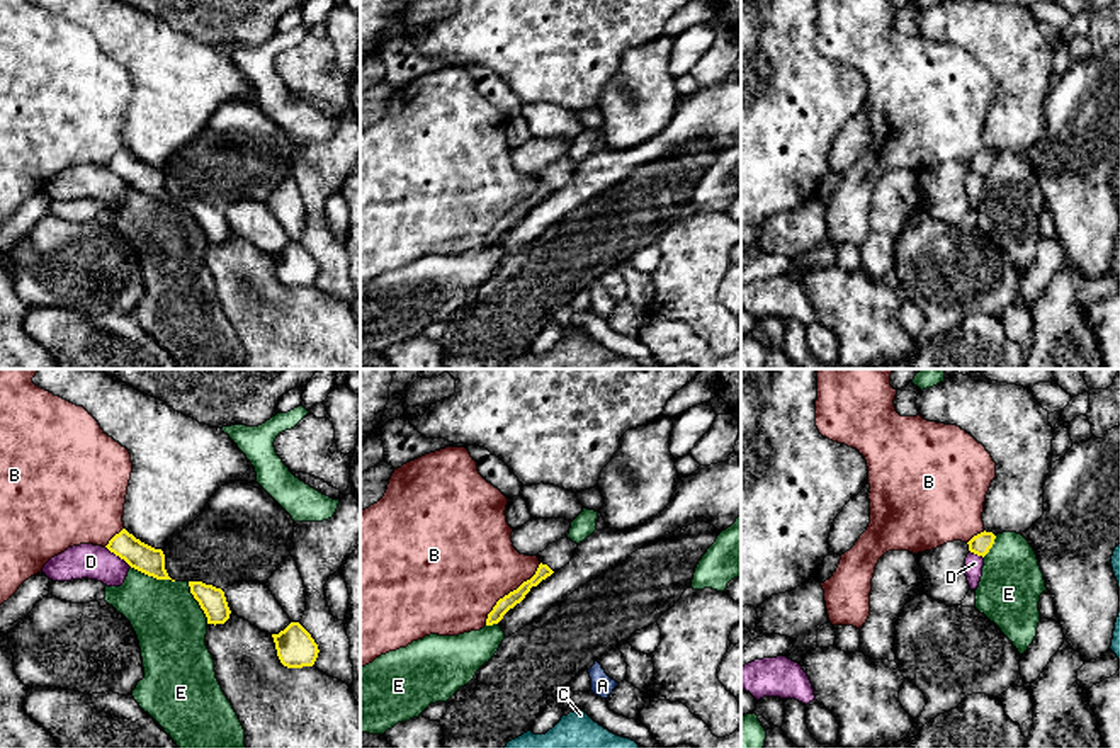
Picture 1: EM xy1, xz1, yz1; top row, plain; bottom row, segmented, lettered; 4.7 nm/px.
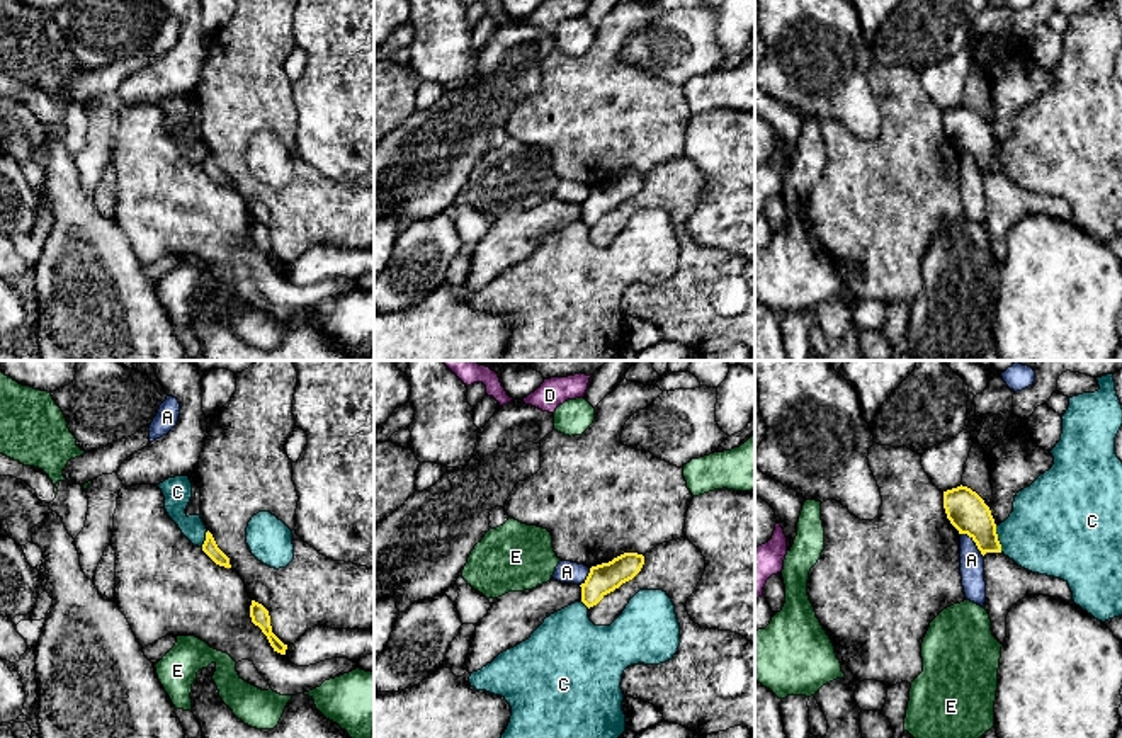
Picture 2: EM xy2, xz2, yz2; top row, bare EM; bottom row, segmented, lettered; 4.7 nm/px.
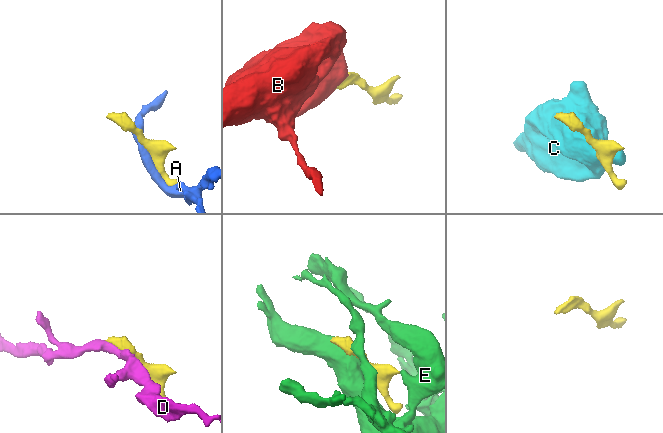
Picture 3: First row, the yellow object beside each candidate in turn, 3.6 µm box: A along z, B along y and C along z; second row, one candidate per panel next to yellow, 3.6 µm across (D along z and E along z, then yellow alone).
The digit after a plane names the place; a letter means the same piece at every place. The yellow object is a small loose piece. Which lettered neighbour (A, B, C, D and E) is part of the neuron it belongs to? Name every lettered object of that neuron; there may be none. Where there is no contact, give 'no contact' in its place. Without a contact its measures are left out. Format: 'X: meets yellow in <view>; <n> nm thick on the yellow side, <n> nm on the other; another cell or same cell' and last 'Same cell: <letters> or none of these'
A: meets yellow in yz2; 190 nm thick on the yellow side, 110 nm on the other; another cell
B: meets yellow in xz1; 70 nm thick on the yellow side, 460 nm on the other; another cell
C: meets yellow in yz2; 190 nm thick on the yellow side, 400 nm on the other; another cell
D: meets yellow in xy1; 130 nm thick on the yellow side, 160 nm on the other; another cell
E: meets yellow in xy1; 130 nm thick on the yellow side, 340 nm on the other; same cell
Same cell: E

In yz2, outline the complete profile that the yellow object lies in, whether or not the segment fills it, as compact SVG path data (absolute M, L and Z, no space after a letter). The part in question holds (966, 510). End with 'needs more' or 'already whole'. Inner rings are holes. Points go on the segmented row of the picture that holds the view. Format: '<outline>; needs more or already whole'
M967 486L944 491L944 508L959 534L967 534L984 556L1001 553L996 524L984 500Z; already whole

